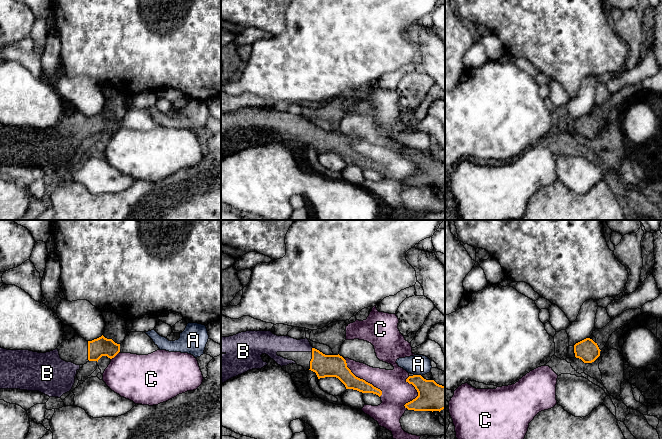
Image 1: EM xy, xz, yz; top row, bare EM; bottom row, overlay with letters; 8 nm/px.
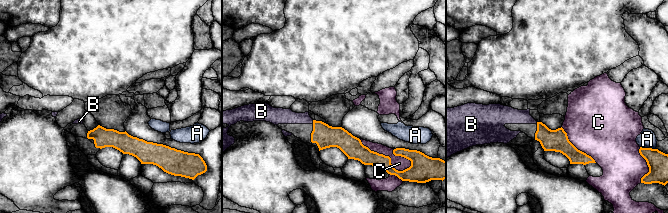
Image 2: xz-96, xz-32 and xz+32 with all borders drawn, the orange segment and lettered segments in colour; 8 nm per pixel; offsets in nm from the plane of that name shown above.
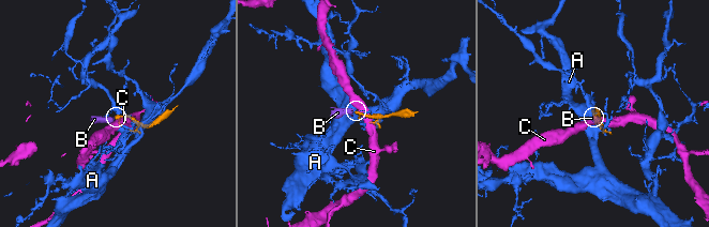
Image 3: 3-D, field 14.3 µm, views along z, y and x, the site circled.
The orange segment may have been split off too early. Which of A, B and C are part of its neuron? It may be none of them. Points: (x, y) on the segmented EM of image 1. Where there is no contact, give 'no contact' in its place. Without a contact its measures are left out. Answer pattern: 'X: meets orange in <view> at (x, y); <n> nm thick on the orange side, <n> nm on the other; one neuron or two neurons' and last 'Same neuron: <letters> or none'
A: meets orange in xz at (418, 375); 220 nm thick on the orange side, 160 nm on the other; two neurons
B: meets orange in xz at (312, 349); 180 nm thick on the orange side, 130 nm on the other; one neuron
C: meets orange in xz at (361, 379); 180 nm thick on the orange side, 200 nm on the other; two neurons
Same neuron: B

